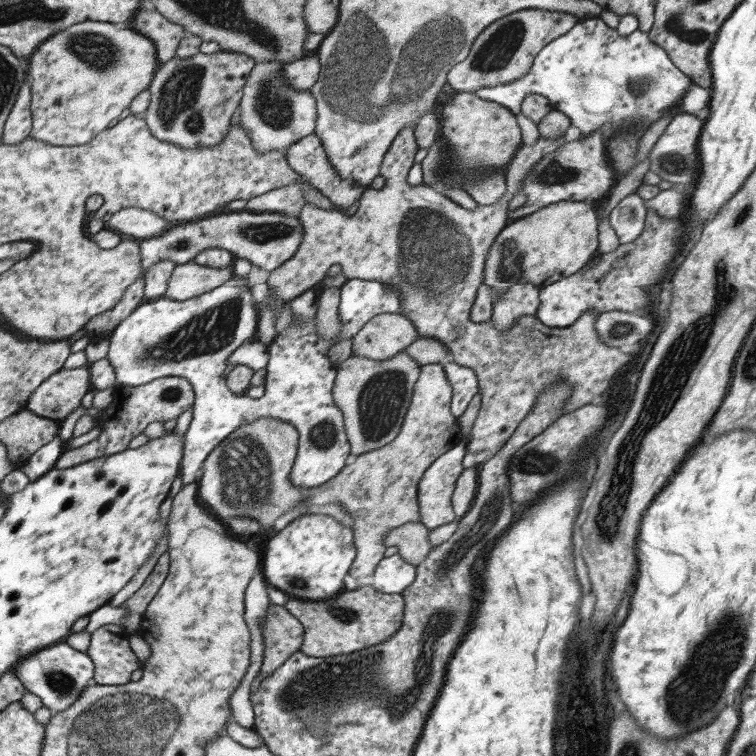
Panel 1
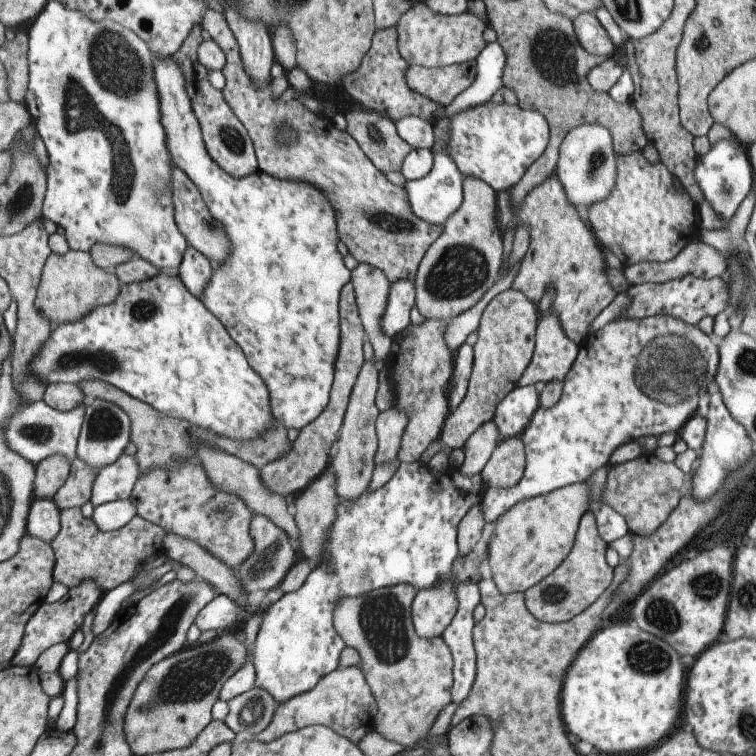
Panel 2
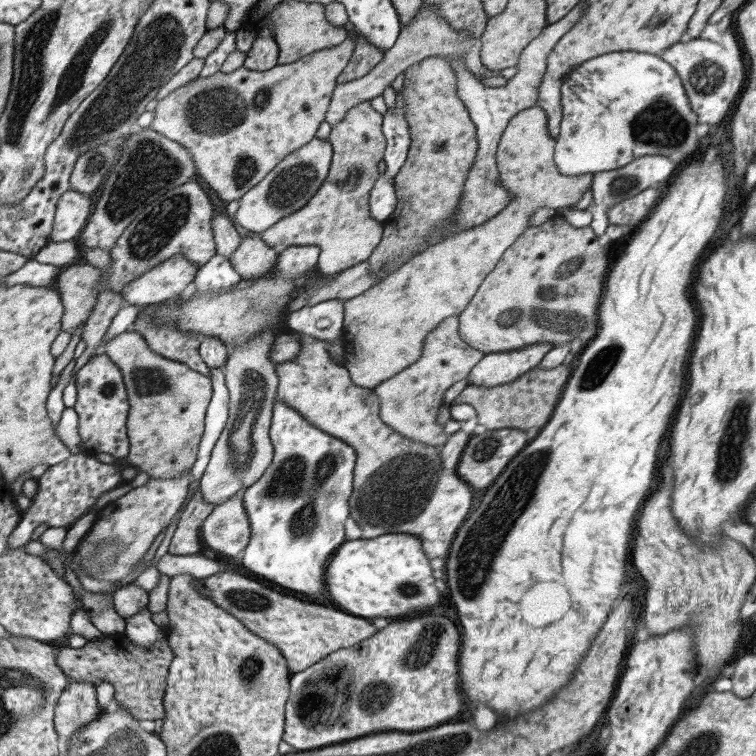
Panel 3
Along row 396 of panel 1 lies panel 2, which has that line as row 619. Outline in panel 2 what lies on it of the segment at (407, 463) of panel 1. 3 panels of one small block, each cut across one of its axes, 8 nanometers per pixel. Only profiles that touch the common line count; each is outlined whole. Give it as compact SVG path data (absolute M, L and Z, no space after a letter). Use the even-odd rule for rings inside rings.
M439 580L437 586L419 590L411 602L413 628L423 640L439 638L455 614L457 598L453 580Z

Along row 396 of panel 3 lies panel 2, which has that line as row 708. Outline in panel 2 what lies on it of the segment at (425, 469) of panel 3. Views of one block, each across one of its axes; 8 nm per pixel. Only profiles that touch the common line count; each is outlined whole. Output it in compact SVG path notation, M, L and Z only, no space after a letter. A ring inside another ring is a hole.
M351 666L345 670L337 668L331 674L323 676L313 690L295 696L285 704L279 704L273 712L271 724L251 740L269 744L279 740L285 734L303 730L307 726L325 726L335 730L337 734L341 734L343 738L351 740L357 746L357 742L363 740L365 734L373 732L373 712L375 712L375 698L371 694L371 688L365 682L363 670L359 666Z

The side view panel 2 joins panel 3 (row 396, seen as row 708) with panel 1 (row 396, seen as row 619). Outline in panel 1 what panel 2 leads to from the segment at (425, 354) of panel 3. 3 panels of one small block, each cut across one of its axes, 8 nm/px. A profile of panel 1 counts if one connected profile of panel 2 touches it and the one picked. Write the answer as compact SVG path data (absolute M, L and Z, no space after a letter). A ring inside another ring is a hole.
M399 352L389 360L367 360L361 356L349 356L337 364L333 382L333 402L343 412L345 434L351 456L361 456L383 448L395 440L409 410L413 386L419 378L419 366L405 354Z

